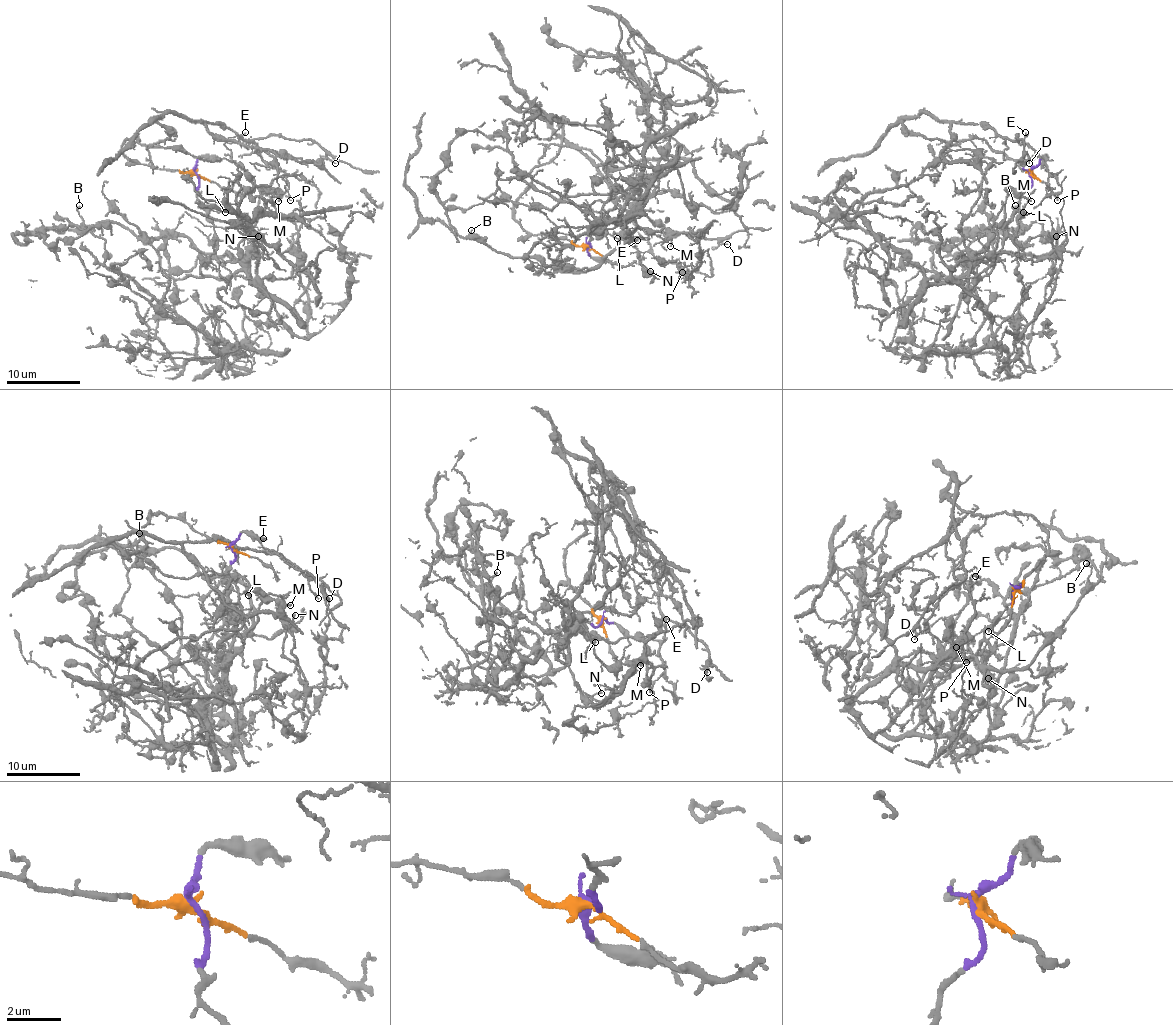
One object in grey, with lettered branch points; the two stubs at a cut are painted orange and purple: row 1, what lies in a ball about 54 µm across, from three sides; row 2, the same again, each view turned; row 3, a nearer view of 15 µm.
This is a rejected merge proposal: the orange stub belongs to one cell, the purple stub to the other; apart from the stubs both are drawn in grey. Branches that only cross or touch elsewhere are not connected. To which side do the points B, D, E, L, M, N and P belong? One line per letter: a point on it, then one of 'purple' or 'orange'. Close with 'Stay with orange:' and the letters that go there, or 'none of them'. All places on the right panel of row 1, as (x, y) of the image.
B: at (1015, 205); purple
D: at (1029, 163); orange
E: at (1025, 132); orange
L: at (1023, 212); purple
M: at (1031, 201); purple
N: at (1056, 236); purple
P: at (1057, 200); orange
Stay with orange: D, E, P

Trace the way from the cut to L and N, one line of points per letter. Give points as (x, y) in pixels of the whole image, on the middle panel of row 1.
L: (588, 244), (590, 246), (590, 235), (606, 233), (618, 239)
N: (588, 244), (590, 235), (608, 218), (621, 198), (625, 200), (619, 218), (621, 235), (651, 272)

